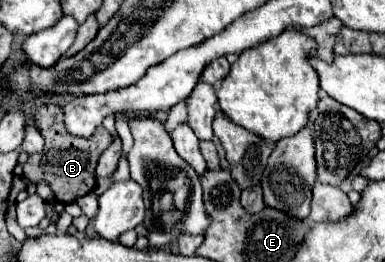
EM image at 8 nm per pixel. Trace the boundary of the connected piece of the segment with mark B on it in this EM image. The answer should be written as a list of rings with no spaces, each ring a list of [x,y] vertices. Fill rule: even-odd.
[[[48,102],[36,110],[34,122],[36,122],[36,128],[40,130],[40,134],[44,136],[46,144],[44,144],[42,152],[30,154],[28,162],[24,164],[24,174],[34,184],[38,184],[38,182],[50,184],[54,198],[58,198],[58,202],[62,202],[62,204],[68,204],[94,190],[94,186],[96,186],[94,168],[96,168],[100,154],[112,144],[112,136],[102,126],[98,126],[90,138],[72,136],[72,134],[68,134],[62,118],[64,118],[64,110],[58,104]]]

